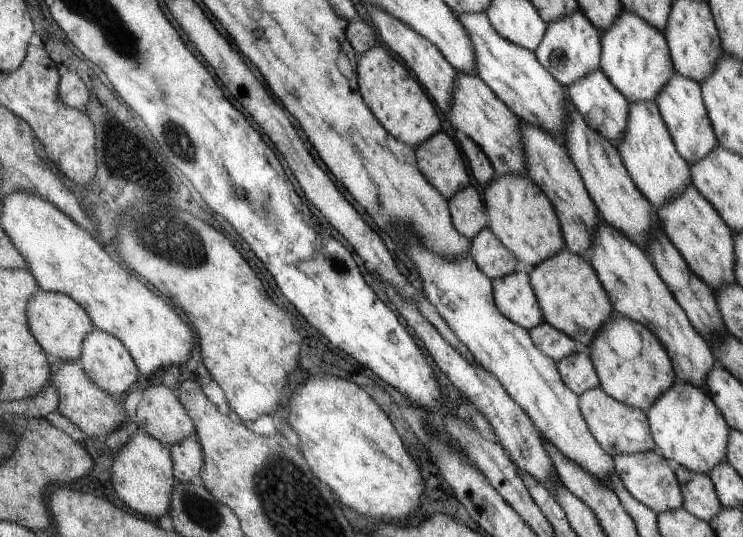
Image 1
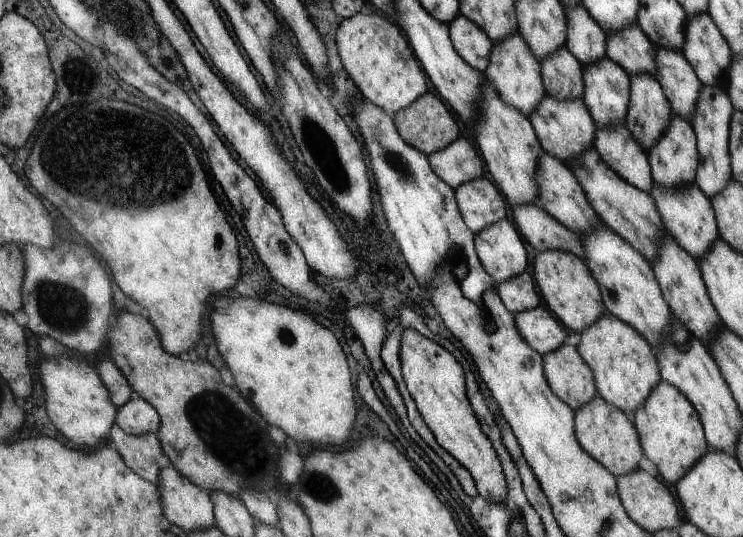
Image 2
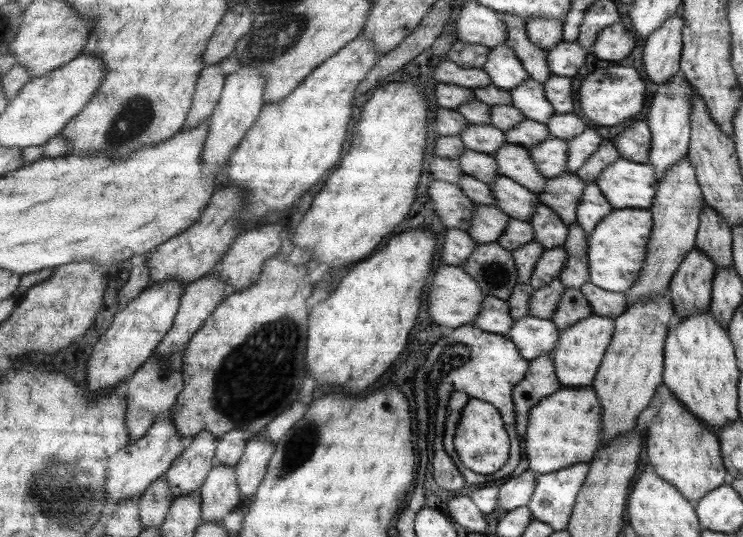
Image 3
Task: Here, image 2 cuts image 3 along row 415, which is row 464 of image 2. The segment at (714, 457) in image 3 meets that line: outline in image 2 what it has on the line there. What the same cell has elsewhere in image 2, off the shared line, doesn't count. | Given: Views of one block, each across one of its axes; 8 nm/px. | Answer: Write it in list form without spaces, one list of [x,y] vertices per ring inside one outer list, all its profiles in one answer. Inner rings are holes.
[[[664,380],[656,386],[647,404],[634,413],[644,454],[652,460],[660,476],[673,486],[706,457],[706,438],[702,419],[694,404],[679,388]]]

